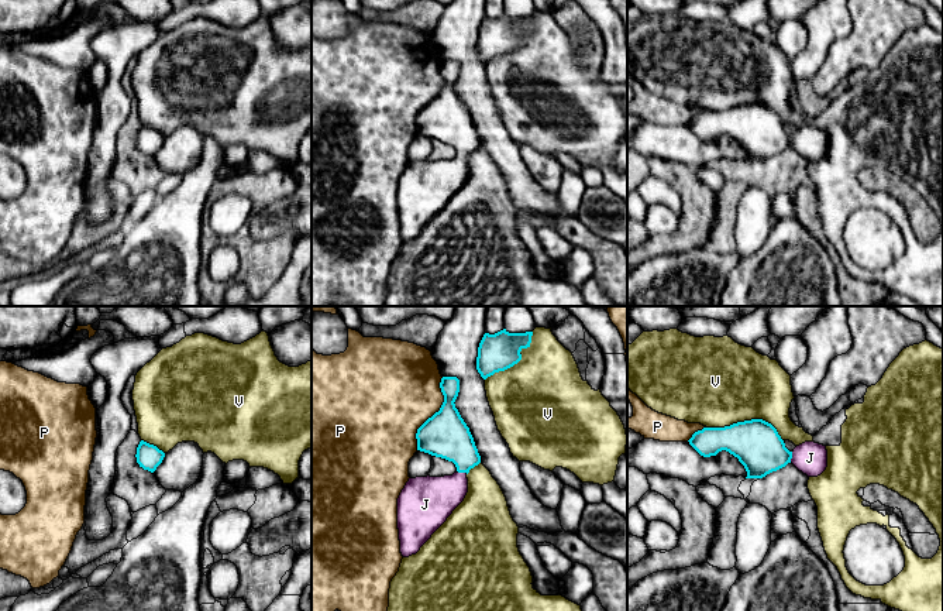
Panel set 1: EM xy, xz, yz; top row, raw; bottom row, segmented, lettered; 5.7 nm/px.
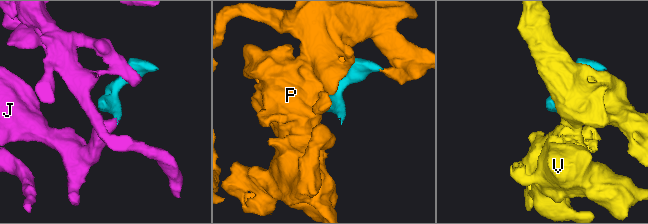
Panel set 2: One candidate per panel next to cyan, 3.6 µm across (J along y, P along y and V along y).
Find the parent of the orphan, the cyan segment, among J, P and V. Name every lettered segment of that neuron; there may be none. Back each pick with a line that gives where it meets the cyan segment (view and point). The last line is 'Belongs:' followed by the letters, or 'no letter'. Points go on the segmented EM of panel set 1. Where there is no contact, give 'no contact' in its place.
J: yz (791, 457)
Belongs: J

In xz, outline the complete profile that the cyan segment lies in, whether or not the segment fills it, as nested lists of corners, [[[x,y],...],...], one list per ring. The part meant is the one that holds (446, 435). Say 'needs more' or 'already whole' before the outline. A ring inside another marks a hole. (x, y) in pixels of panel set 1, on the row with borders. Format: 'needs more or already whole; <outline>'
needs more; [[[457,377],[440,382],[444,402],[416,433],[417,450],[452,461],[457,471],[444,477],[409,478],[397,498],[397,529],[403,557],[416,555],[447,521],[468,492],[467,474],[481,463],[469,428],[455,408]]]

